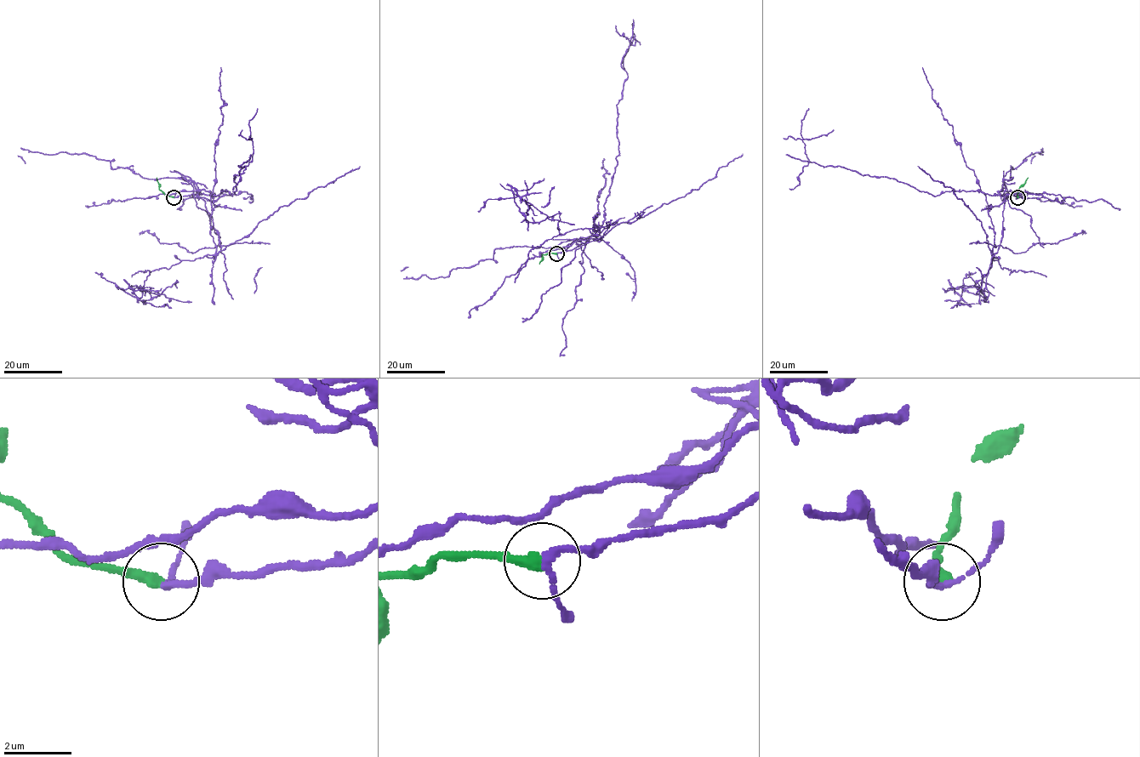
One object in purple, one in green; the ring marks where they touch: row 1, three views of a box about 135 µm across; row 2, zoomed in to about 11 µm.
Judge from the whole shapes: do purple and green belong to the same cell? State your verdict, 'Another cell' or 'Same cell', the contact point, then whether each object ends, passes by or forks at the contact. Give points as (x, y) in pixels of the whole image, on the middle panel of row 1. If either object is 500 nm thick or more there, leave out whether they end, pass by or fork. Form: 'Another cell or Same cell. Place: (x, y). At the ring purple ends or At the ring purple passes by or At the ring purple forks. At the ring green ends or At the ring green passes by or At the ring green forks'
Another cell. Place: (556, 253). At the ring purple passes by. At the ring green ends

